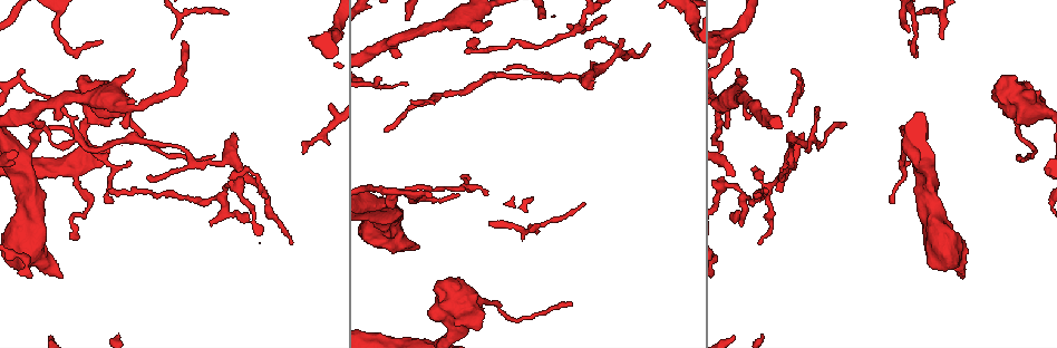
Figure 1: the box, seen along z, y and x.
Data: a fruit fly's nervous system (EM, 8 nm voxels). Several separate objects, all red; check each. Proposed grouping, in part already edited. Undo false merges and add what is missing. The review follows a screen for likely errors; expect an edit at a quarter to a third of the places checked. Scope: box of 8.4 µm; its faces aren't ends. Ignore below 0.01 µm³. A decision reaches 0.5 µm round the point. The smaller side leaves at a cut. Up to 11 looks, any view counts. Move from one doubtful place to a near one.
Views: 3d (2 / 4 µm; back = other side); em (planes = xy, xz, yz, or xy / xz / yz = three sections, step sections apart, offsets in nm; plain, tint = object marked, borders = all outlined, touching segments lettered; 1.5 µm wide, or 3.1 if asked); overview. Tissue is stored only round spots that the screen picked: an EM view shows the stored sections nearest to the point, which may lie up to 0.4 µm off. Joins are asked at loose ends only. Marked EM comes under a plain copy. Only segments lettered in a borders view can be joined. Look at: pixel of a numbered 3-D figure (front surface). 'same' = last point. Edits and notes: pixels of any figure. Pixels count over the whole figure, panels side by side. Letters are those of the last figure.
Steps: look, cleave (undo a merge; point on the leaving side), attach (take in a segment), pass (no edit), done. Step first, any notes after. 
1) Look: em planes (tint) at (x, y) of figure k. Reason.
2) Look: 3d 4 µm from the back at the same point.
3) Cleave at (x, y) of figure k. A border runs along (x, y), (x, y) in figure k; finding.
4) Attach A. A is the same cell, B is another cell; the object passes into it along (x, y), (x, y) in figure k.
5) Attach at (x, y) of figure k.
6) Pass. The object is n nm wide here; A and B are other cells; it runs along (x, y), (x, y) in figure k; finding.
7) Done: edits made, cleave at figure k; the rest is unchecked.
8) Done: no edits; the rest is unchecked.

Look: 3d 2 µm at (129, 164) of figure 1. Tapers out.

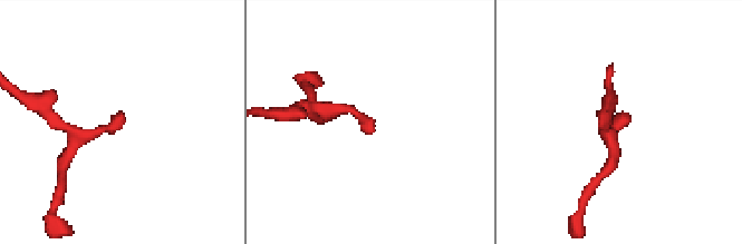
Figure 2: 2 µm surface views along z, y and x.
Look: em planes (borders) at (122, 113) of figure 2. Shape alone is not enough.

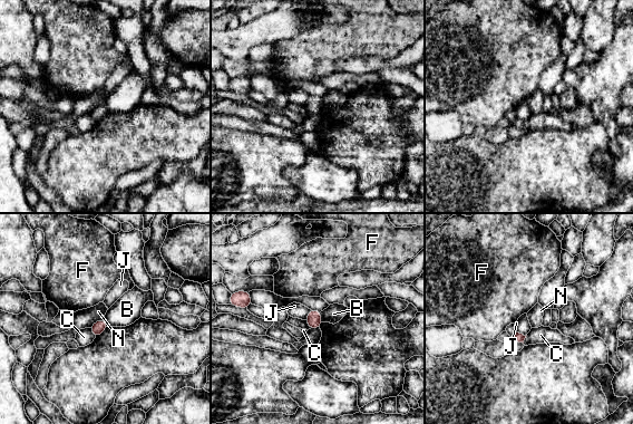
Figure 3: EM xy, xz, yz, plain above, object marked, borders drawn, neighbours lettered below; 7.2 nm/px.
Pass. B, C, F, J and N are other cells; a border runs along (320, 311), (322, 321) in figure 3; no lettered segment goes on from it.

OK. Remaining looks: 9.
Look: em planes (borders) at (416, 249) of figure 1. Branch stops here.

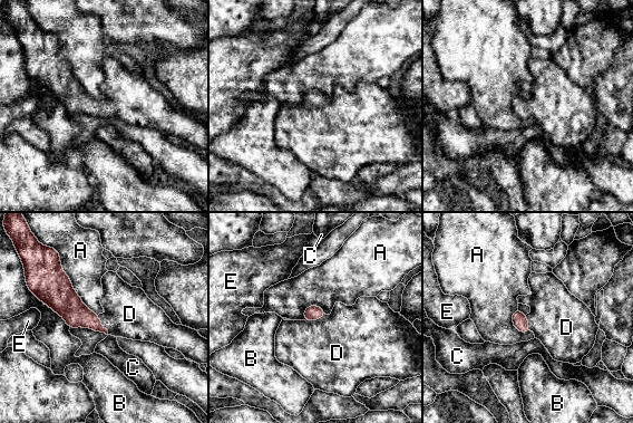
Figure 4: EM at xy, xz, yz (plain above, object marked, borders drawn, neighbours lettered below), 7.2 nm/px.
Attach D. D is the same cell, A, B, C and E are other cells; the object passes into it along (312, 313), (315, 319), (328, 352) in figure 4; the neuron continues.

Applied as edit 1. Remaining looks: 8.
Look: 3d 4 µm at (730, 41) of figure 1. Free end.

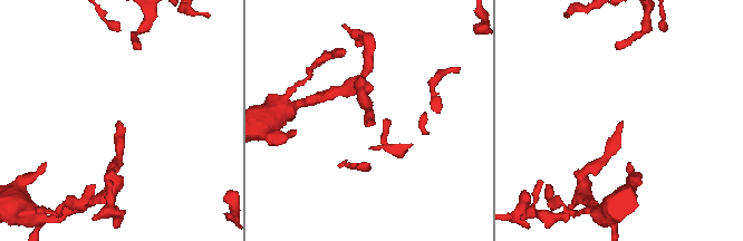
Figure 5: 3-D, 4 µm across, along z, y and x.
Look: em planes (borders) at (122, 123) of figure 5. Now the EM.

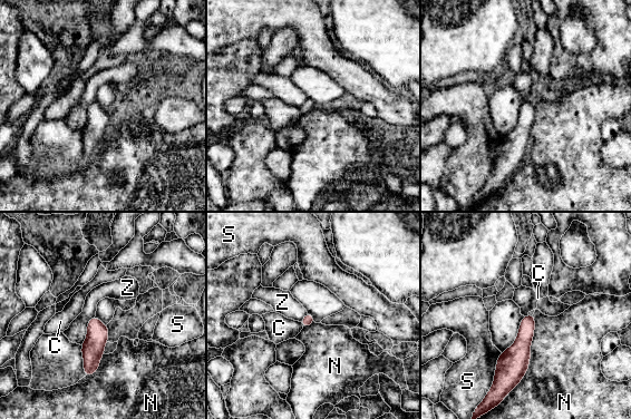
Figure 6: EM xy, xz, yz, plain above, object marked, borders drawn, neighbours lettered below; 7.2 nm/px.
Pass. C, N, S and Z are other cells; no lettered segment goes on from it.

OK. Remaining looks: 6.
Done: edits made, attach at figure 4; the rest is unchecked.

